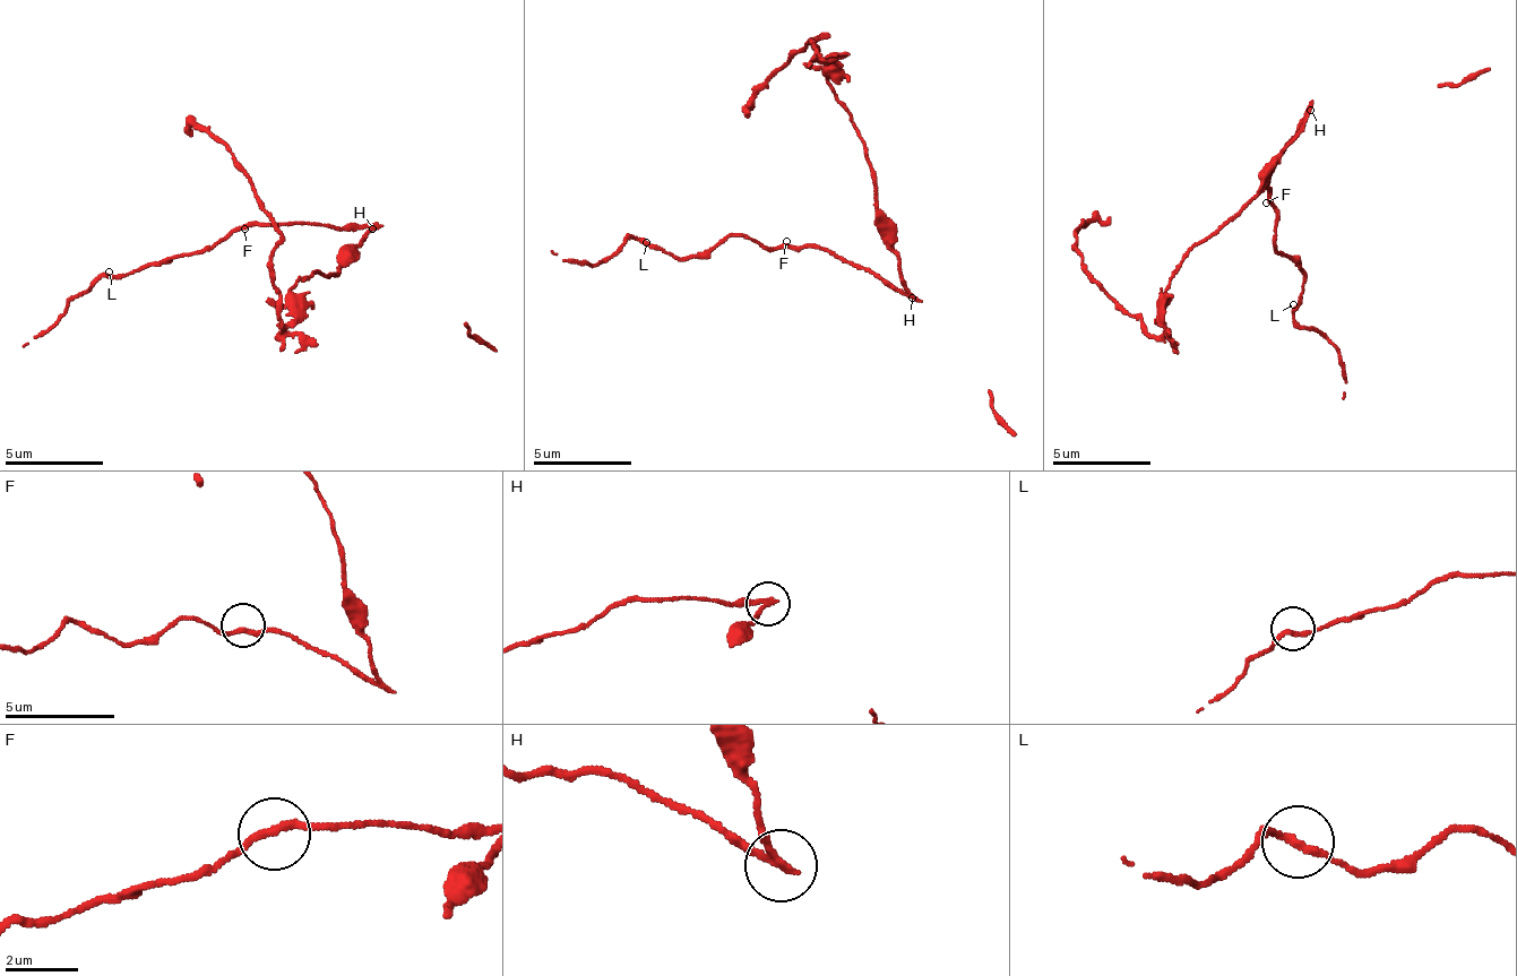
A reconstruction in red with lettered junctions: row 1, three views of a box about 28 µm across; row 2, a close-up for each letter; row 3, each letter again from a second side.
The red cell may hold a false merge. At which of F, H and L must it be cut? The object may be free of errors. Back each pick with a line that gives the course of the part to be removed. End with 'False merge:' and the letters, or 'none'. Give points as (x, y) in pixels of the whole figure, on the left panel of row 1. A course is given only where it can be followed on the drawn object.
H: foreign part runs (371, 226), (339, 273), (294, 283), (284, 320), (272, 283), (278, 235), (267, 209), (227, 141), (184, 118)
False merge: H

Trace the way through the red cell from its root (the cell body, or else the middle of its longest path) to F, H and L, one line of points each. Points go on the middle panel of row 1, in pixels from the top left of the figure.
F: (876, 223), (898, 258), (895, 284), (841, 264), (820, 247), (791, 248), (786, 241)
H: (876, 223), (877, 232), (898, 258), (899, 281), (911, 296)
L: (876, 223), (898, 258), (895, 284), (820, 247), (766, 250), (725, 235), (706, 251), (671, 258), (646, 242)

